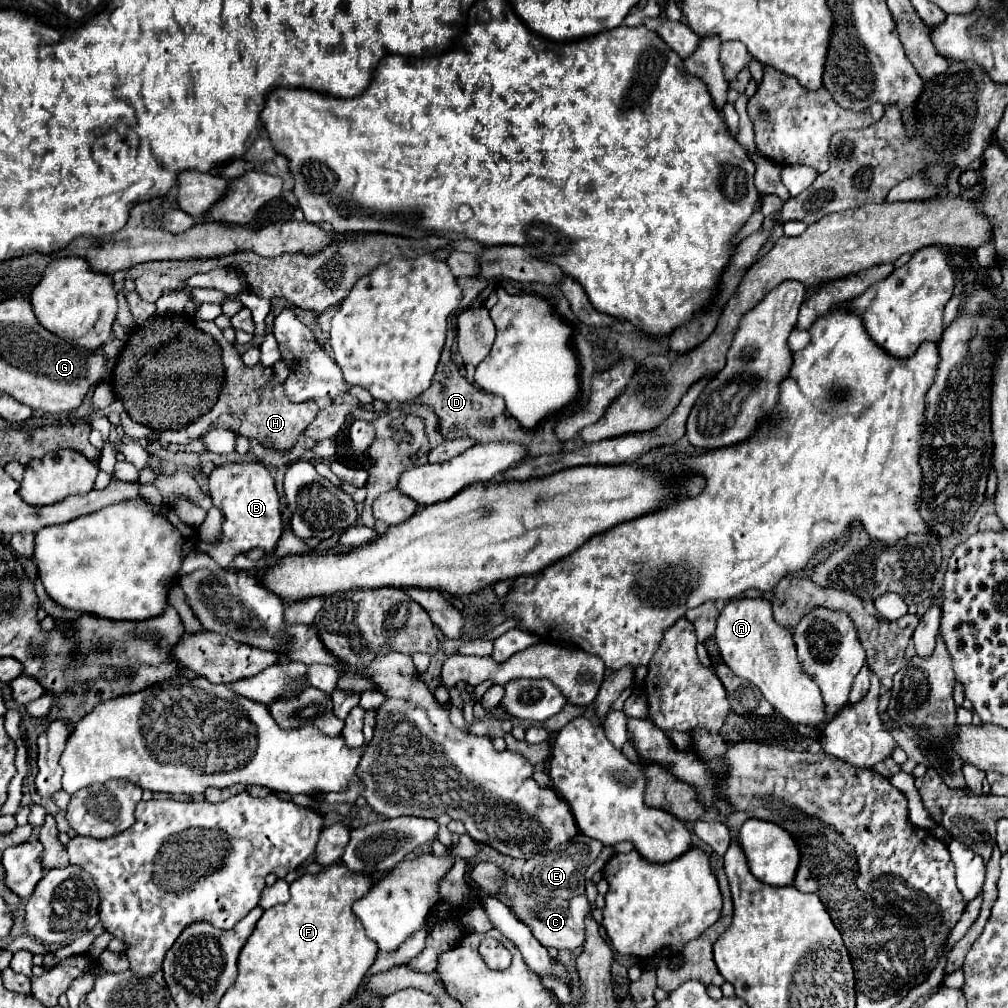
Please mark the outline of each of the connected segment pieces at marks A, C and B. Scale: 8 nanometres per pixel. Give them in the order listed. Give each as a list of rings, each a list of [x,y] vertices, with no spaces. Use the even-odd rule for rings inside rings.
[[[733,599],[717,617],[715,641],[729,669],[749,683],[757,685],[763,697],[789,721],[817,727],[825,715],[819,687],[801,671],[791,631],[779,627],[771,615],[771,603],[757,599]]]
[[[505,871],[507,883],[501,891],[503,899],[507,899],[509,905],[513,905],[515,913],[519,915],[519,919],[523,919],[523,923],[527,923],[533,929],[533,935],[539,939],[539,943],[543,943],[543,947],[555,947],[555,949],[577,949],[585,943],[585,917],[591,911],[591,905],[587,901],[585,895],[577,895],[569,901],[563,899],[539,899],[537,895],[527,895],[531,891],[527,891],[527,887],[519,885],[511,873]]]
[[[231,461],[219,465],[209,475],[209,495],[213,505],[223,513],[223,541],[217,545],[197,545],[197,551],[205,551],[221,567],[233,567],[233,559],[241,551],[261,547],[271,551],[281,537],[281,509],[279,495],[273,485],[271,473],[259,461]]]

